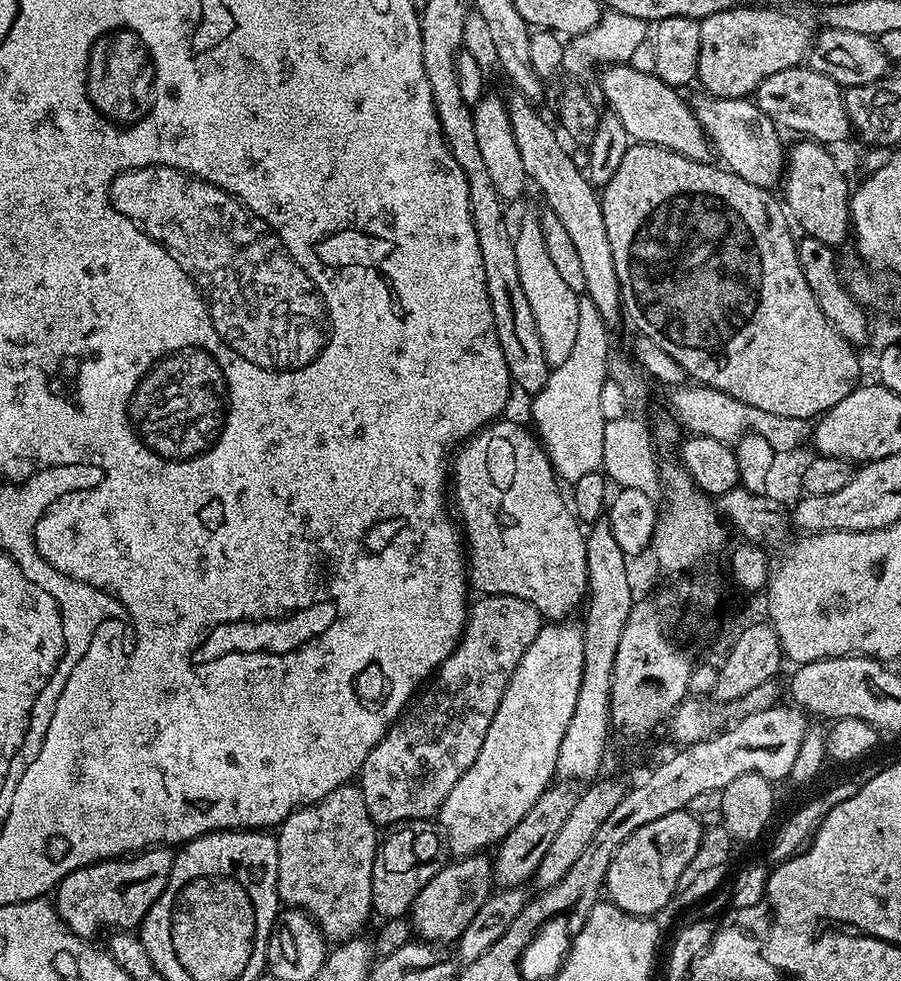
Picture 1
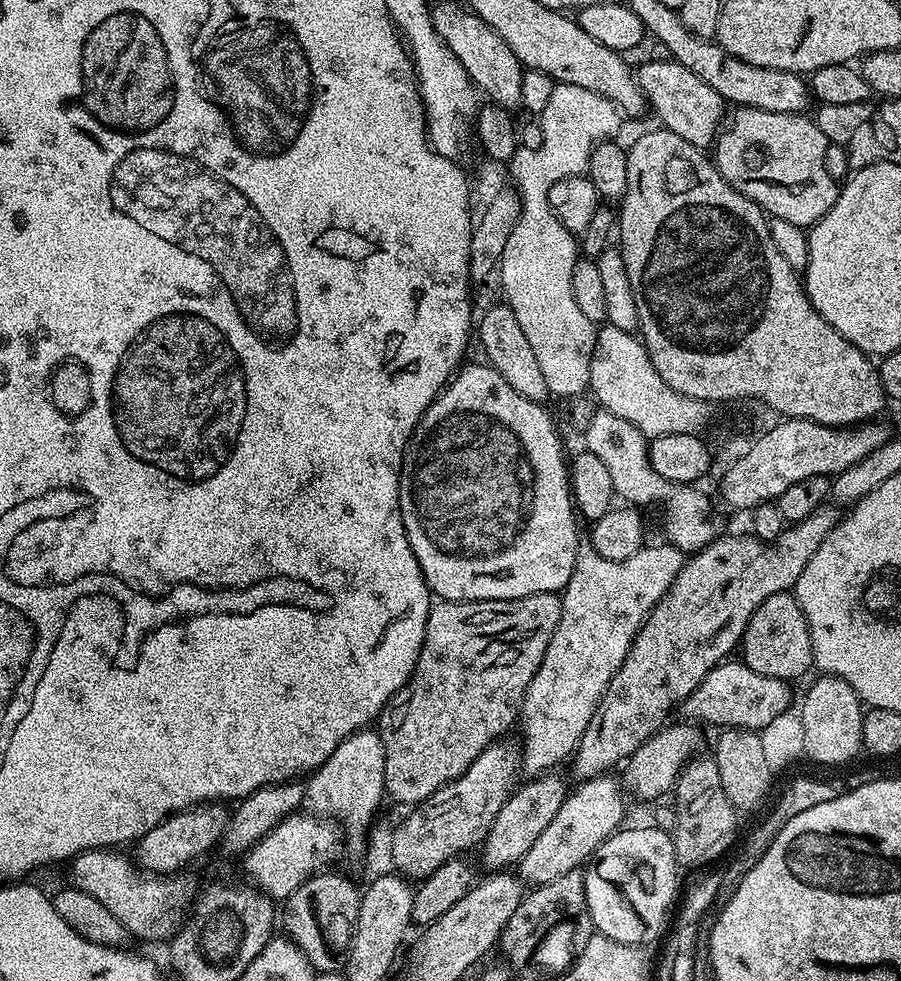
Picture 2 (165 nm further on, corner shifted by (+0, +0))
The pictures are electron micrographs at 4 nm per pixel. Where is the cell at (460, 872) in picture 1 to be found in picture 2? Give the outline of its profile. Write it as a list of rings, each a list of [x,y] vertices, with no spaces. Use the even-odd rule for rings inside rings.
[[[541,774],[529,779],[529,784],[524,784],[509,795],[508,800],[498,810],[490,830],[484,835],[482,849],[484,848],[484,864],[488,870],[508,870],[519,865],[520,860],[534,846],[538,834],[550,826],[554,814],[562,810],[562,802],[568,796],[569,785],[564,785],[564,780],[557,774]]]

